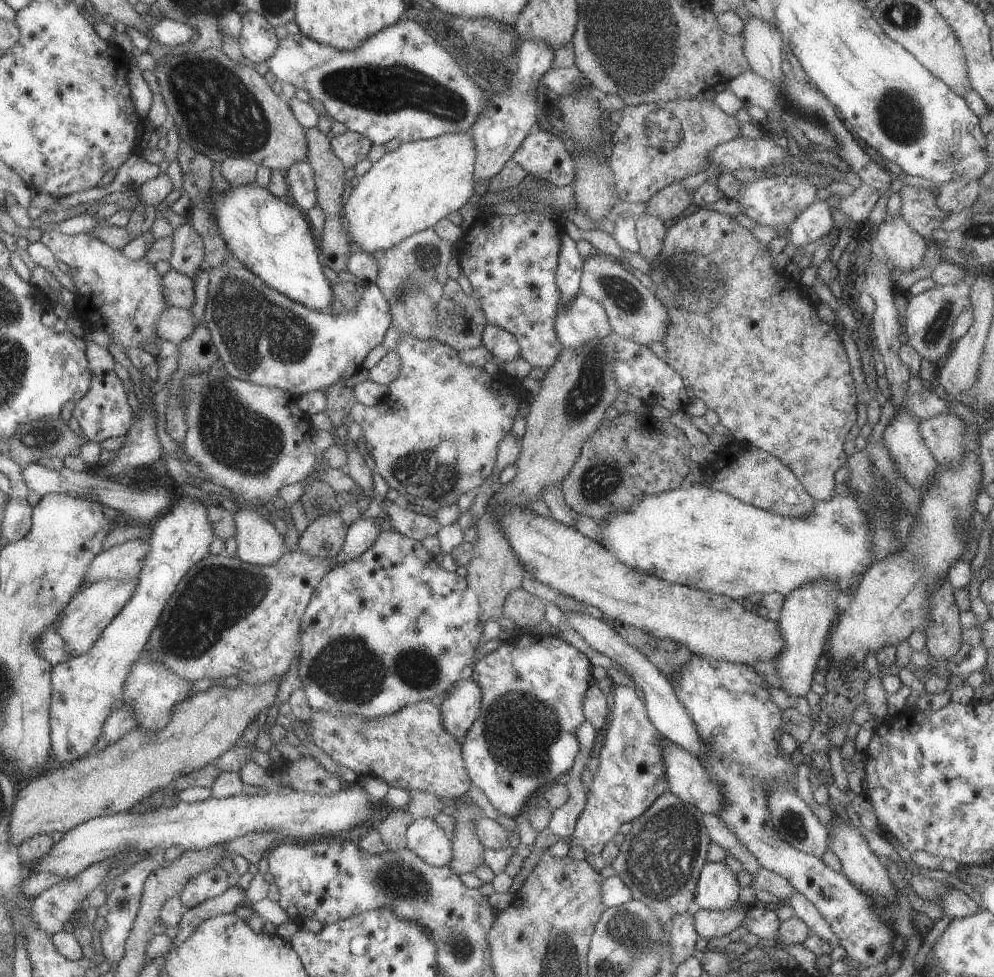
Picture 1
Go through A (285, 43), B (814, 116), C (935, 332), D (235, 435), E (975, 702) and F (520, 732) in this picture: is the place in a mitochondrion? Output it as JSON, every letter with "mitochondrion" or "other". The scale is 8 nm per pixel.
{"A":"other","B":"mitochondrion","C":"mitochondrion","D":"mitochondrion","E":"other","F":"mitochondrion"}

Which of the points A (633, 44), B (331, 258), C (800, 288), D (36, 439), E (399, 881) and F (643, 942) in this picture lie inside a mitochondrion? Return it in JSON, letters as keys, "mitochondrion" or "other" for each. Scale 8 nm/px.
{"A":"mitochondrion","B":"other","C":"other","D":"mitochondrion","E":"mitochondrion","F":"mitochondrion"}

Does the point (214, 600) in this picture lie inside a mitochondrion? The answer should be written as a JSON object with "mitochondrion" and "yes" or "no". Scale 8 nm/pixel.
{"mitochondrion":"yes"}

